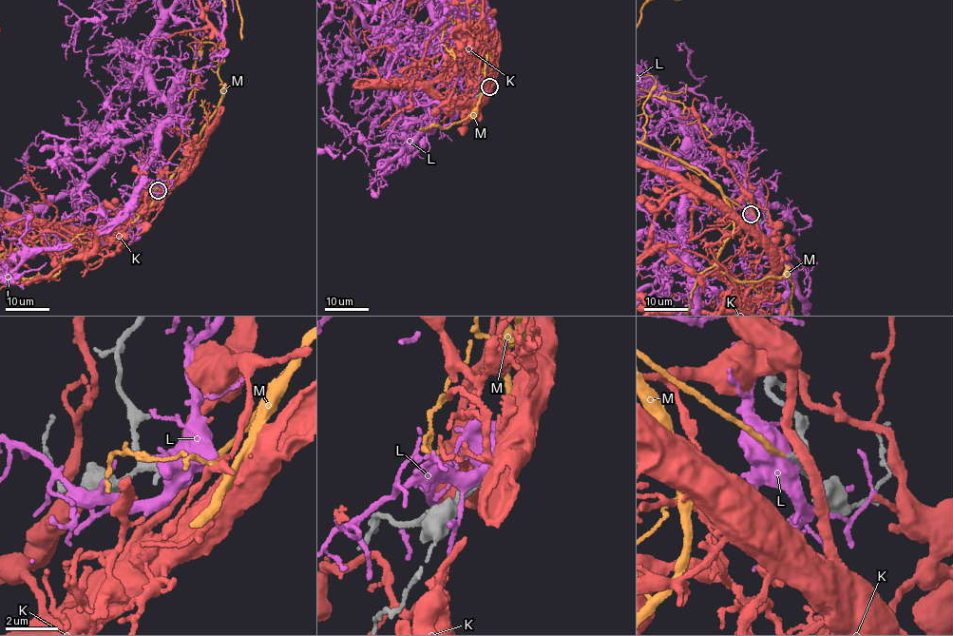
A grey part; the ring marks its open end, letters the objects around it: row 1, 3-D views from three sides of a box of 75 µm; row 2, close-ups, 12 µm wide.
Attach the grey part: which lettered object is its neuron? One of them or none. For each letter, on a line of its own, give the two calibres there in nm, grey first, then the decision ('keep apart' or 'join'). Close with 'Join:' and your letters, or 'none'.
K: calibres 190 and 360 nm; keep apart
L: calibres 320 and 800 nm; keep apart
M: calibres 190 and 170 nm; join
Join: M

